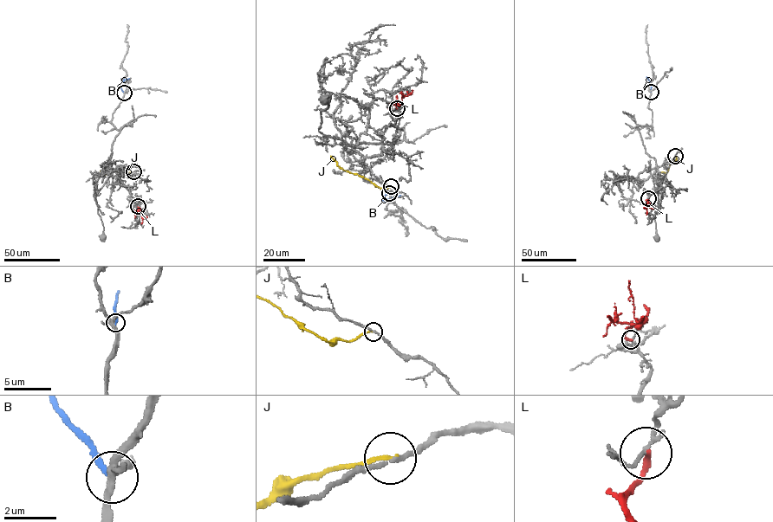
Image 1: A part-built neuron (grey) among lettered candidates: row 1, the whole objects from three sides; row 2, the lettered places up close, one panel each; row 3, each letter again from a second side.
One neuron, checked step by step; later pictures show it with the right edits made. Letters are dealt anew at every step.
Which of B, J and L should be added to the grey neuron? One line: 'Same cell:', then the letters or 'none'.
Same cell: none

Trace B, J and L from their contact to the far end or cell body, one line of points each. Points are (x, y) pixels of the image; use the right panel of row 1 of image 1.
B: (651, 92), (651, 84), (646, 77)
J: (675, 156), (676, 160), (671, 163), (666, 172), (661, 172)
L: (648, 198), (646, 215)

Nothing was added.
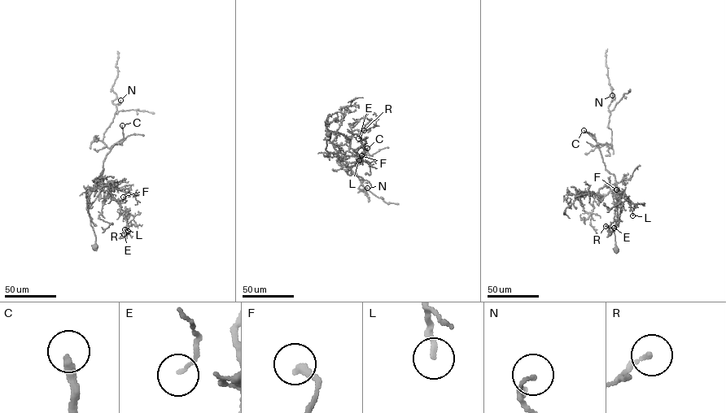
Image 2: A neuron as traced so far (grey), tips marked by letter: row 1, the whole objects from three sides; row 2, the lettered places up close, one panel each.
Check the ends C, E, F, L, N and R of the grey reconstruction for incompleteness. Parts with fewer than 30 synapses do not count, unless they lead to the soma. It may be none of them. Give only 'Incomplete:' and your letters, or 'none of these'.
Incomplete: C

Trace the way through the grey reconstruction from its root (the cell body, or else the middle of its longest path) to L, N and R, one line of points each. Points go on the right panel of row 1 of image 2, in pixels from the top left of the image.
L: (615, 249), (617, 189), (620, 194), (623, 190), (623, 197), (631, 202), (632, 215)
N: (615, 249), (617, 186), (615, 176), (605, 167), (598, 144), (611, 146), (608, 106), (614, 99), (612, 95)
R: (615, 249), (615, 193), (623, 190), (615, 208), (618, 223), (605, 226)

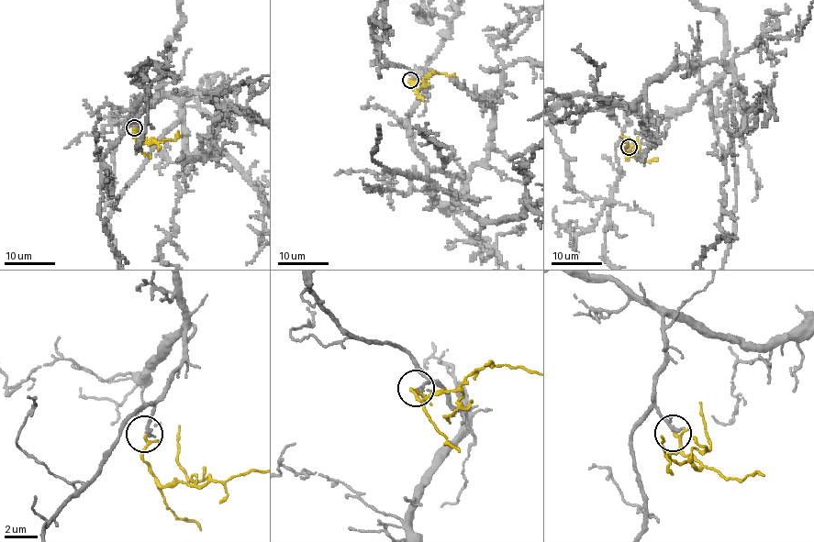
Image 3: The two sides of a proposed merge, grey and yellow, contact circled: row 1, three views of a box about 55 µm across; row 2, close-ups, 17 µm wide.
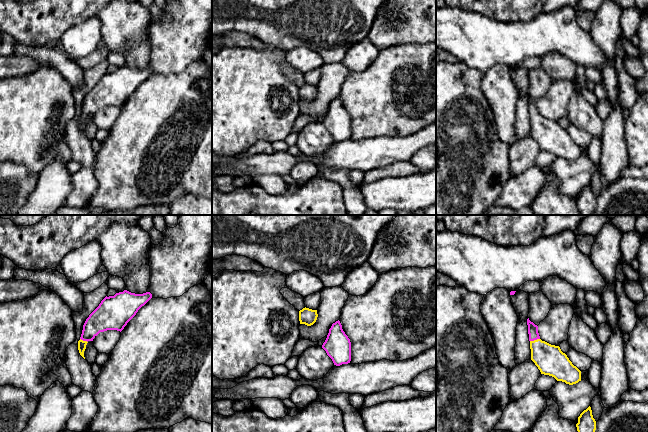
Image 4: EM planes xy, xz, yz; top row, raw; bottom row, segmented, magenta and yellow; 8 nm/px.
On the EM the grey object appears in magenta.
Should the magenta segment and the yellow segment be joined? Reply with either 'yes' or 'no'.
yes

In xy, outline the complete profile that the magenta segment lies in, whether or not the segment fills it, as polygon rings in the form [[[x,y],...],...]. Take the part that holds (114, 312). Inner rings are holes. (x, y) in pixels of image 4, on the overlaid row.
[[[127,290],[116,293],[114,296],[106,296],[83,325],[82,334],[78,341],[80,355],[85,359],[84,351],[87,343],[93,341],[100,332],[107,330],[121,332],[138,310],[151,298],[150,292],[135,294]]]

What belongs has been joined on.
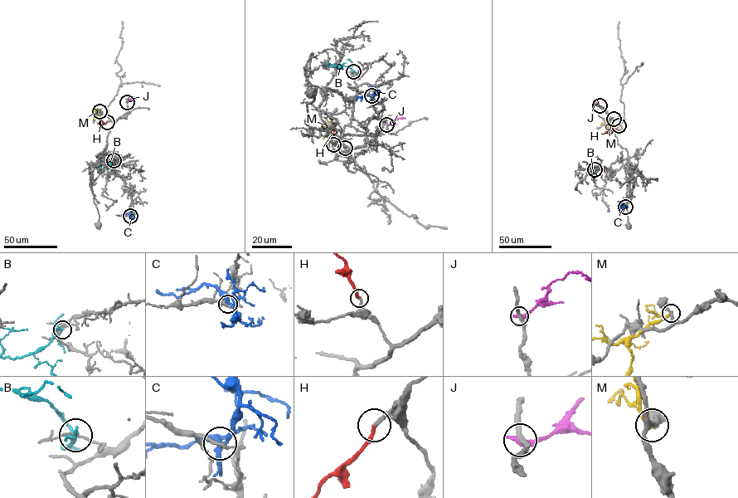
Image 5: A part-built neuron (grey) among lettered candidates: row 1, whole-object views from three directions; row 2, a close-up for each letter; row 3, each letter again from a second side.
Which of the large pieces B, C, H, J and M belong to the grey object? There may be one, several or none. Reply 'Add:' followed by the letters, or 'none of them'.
Add: H

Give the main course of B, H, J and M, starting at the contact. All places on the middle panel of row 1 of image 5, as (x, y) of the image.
B: (353, 71), (347, 65), (330, 65), (328, 63)
H: (345, 148), (334, 133), (336, 119)
J: (387, 124), (399, 118), (405, 118)
M: (333, 144), (330, 133), (322, 126)

